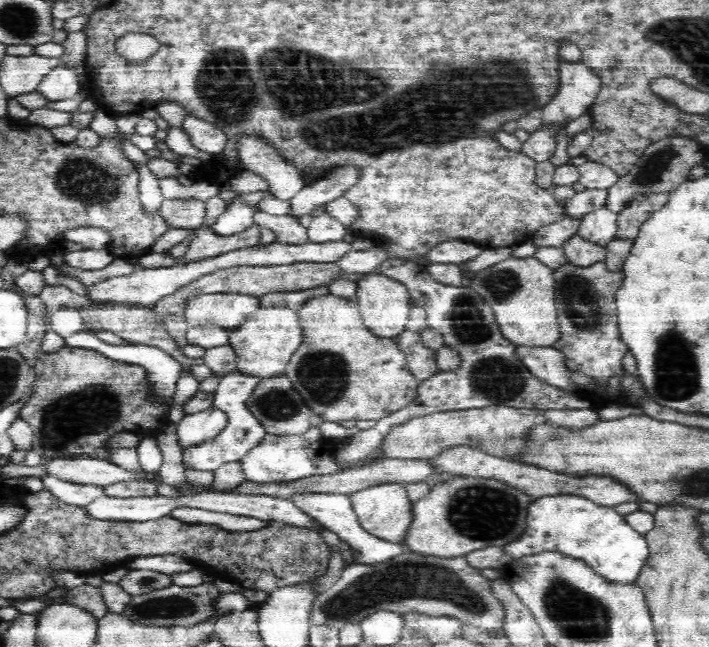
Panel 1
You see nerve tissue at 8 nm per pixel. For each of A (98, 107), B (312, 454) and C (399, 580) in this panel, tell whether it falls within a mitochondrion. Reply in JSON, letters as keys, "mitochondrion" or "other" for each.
{"A":"other","B":"other","C":"mitochondrion"}

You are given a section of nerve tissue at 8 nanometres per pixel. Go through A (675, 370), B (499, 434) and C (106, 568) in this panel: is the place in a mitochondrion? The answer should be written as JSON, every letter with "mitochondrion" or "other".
{"A":"mitochondrion","B":"other","C":"other"}

